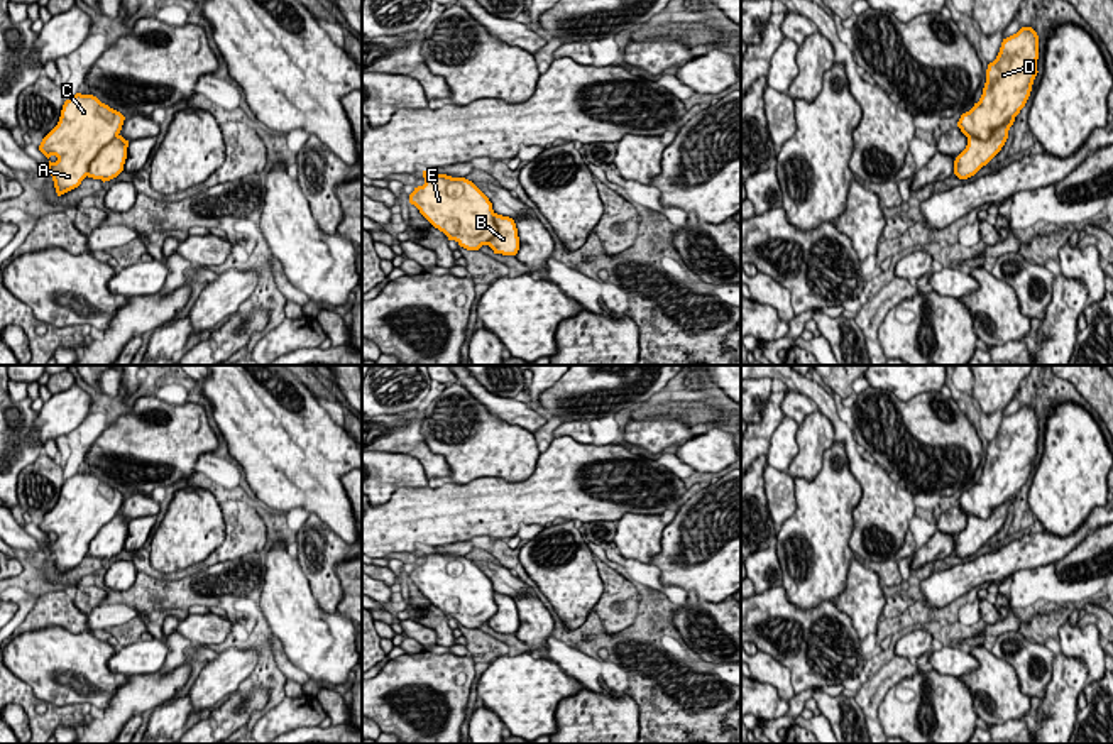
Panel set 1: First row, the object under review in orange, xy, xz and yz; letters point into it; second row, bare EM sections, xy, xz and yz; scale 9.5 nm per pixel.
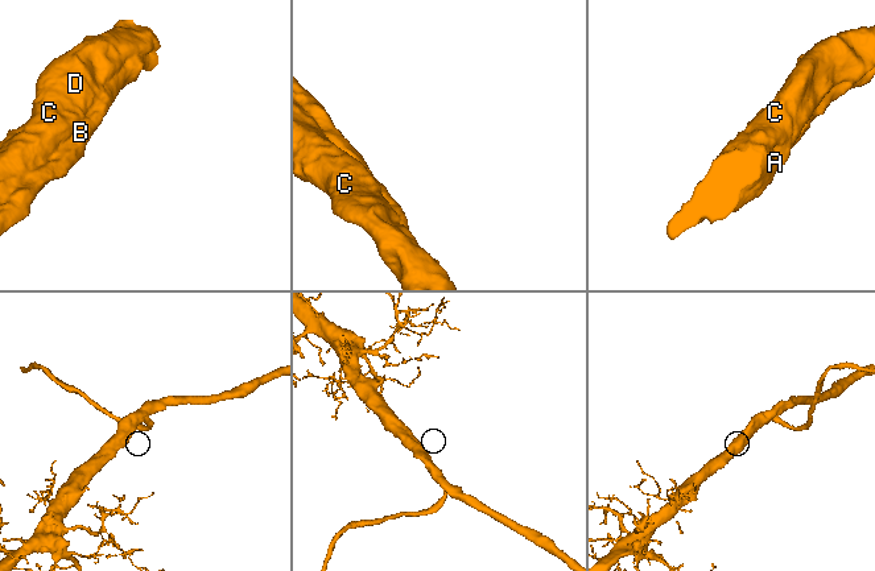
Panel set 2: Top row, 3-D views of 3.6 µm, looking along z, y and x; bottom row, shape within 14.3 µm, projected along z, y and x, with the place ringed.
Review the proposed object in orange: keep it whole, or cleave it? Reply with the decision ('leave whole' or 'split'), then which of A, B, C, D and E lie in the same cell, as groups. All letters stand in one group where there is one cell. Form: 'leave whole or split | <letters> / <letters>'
leave whole | A B C D E

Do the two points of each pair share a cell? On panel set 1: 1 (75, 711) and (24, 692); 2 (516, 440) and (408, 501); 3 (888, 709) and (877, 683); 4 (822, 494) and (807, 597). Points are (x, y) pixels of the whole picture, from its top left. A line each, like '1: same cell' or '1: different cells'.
1: same cell
2: different cells
3: different cells
4: same cell

